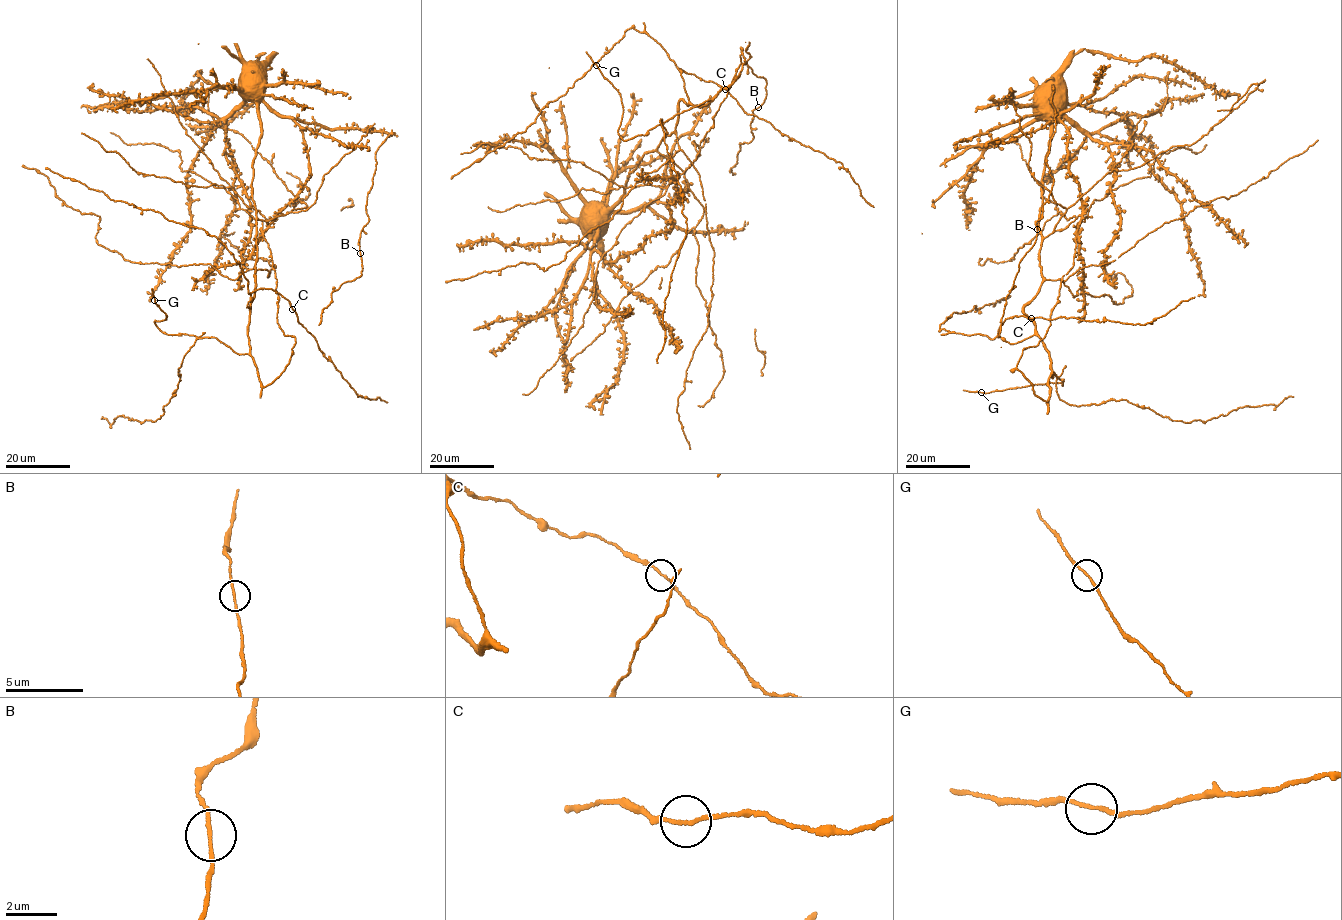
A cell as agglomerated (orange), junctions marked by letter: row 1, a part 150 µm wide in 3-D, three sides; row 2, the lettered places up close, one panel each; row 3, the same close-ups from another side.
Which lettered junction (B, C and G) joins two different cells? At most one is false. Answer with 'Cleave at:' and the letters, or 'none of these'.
Cleave at: none of these

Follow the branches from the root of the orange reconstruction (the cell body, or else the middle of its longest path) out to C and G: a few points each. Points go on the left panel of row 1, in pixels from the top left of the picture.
C: (247, 82), (256, 84), (261, 137), (247, 308), (264, 288), (292, 309)
G: (247, 82), (256, 84), (261, 132), (249, 353), (162, 332), (154, 321), (167, 315), (154, 300)

